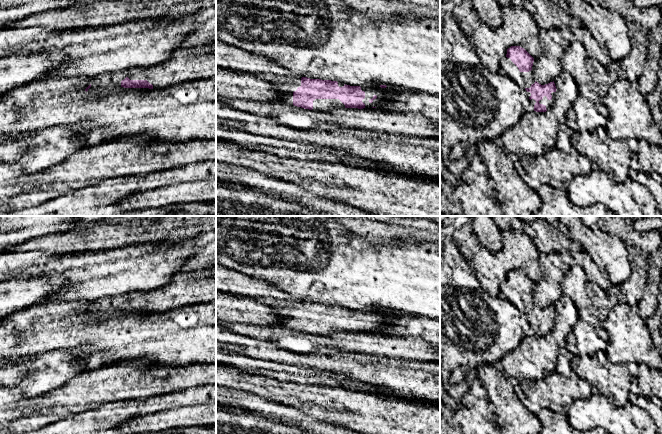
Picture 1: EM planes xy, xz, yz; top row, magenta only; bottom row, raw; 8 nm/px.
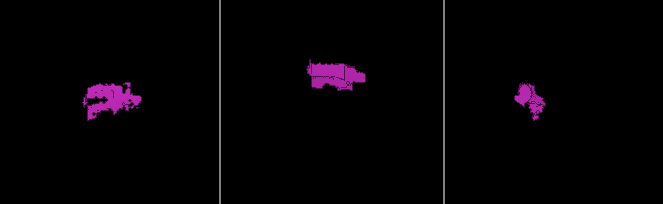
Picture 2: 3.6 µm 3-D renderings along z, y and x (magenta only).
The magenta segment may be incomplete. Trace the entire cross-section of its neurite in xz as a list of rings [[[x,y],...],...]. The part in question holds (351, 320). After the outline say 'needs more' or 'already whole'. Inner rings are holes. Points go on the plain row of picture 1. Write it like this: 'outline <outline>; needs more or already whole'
outline [[[216,262],[216,291],[236,296],[248,296],[253,300],[258,301],[263,305],[268,305],[278,310],[280,320],[278,324],[297,331],[314,335],[332,335],[336,332],[382,332],[389,328],[395,319],[396,314],[402,314],[403,311],[398,310],[372,310],[372,311],[360,311],[350,310],[337,305],[321,304],[321,303],[310,303],[307,301],[300,301],[294,299],[290,294],[280,291],[277,287],[267,283],[262,279],[256,279],[249,275],[242,274],[239,271],[231,270],[227,267],[222,266]]]; needs more

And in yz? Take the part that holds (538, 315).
outline [[[511,270],[500,286],[501,297],[509,300],[527,315],[534,335],[546,336],[555,326],[554,305],[541,309],[534,304],[532,290],[534,282],[522,271]]]; needs more

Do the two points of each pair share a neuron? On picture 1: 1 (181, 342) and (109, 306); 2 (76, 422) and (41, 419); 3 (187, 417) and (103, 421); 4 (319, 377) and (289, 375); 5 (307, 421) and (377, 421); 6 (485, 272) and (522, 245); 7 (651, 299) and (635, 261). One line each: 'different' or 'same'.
1: different
2: different
3: different
4: same
5: different
6: same
7: different

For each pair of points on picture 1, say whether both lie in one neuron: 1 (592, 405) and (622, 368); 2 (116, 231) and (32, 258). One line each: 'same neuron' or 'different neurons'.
1: different neurons
2: different neurons

